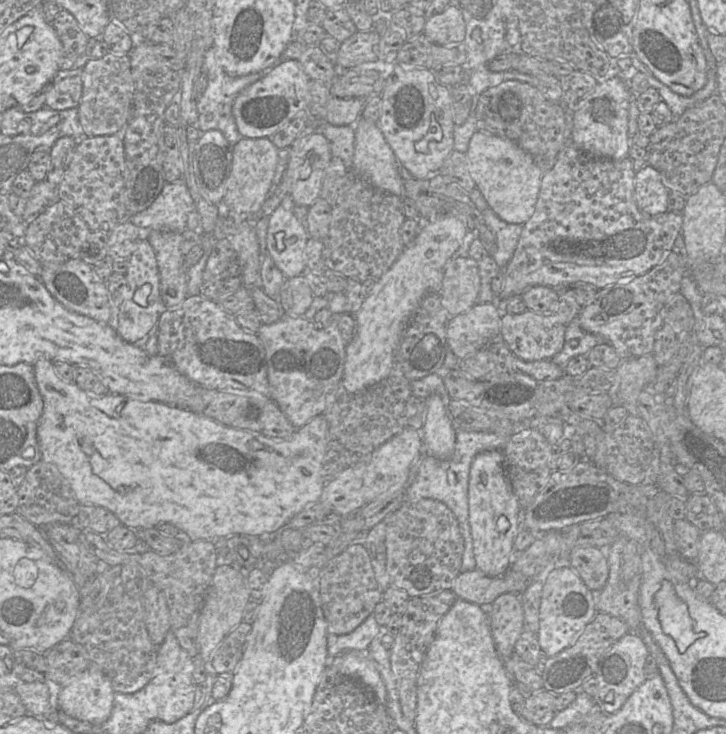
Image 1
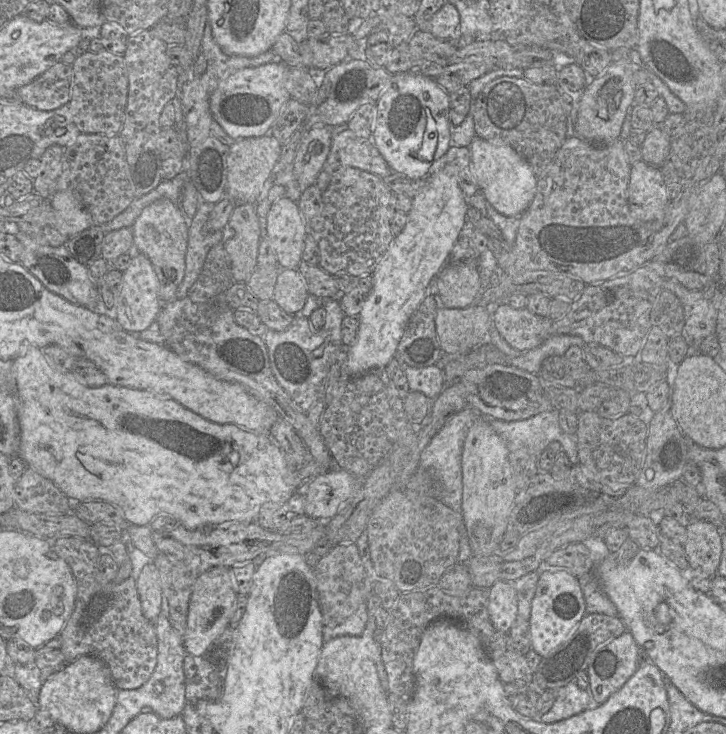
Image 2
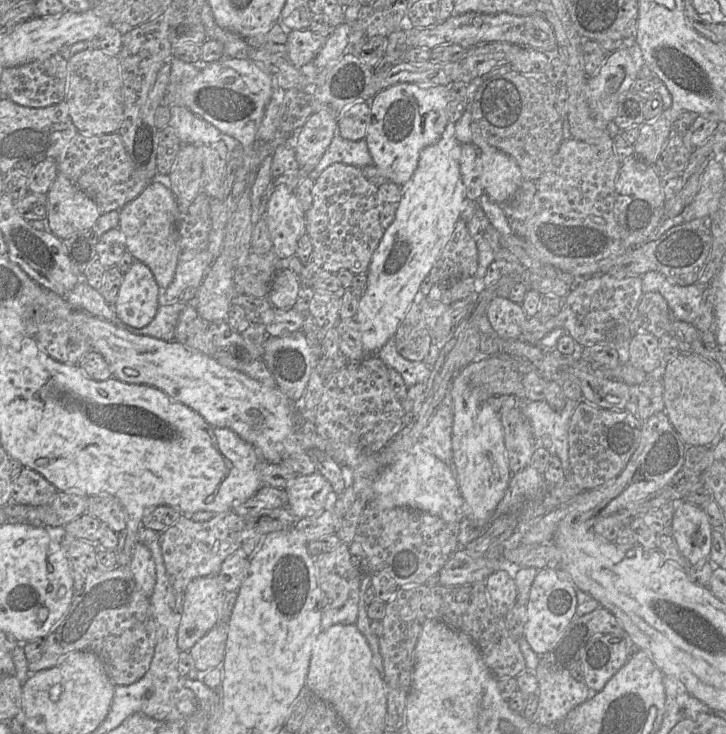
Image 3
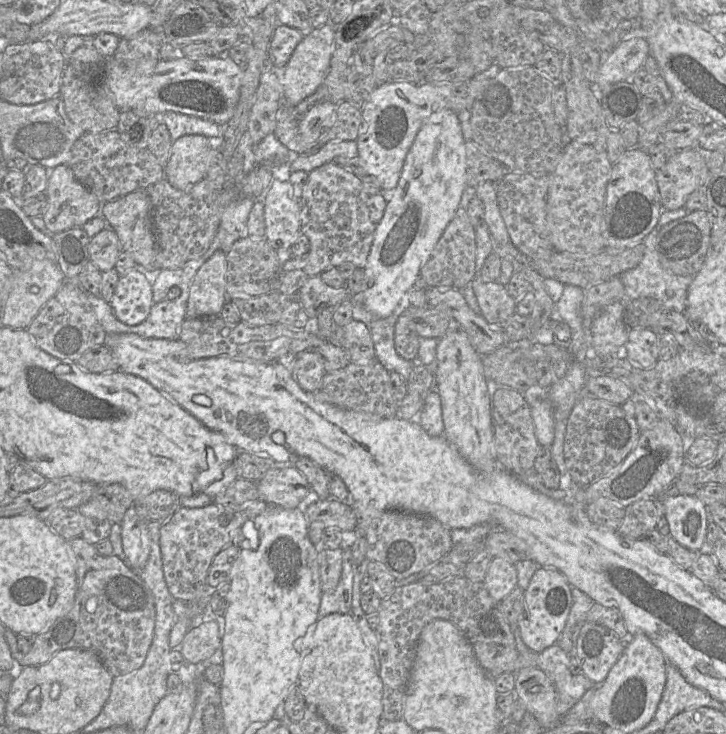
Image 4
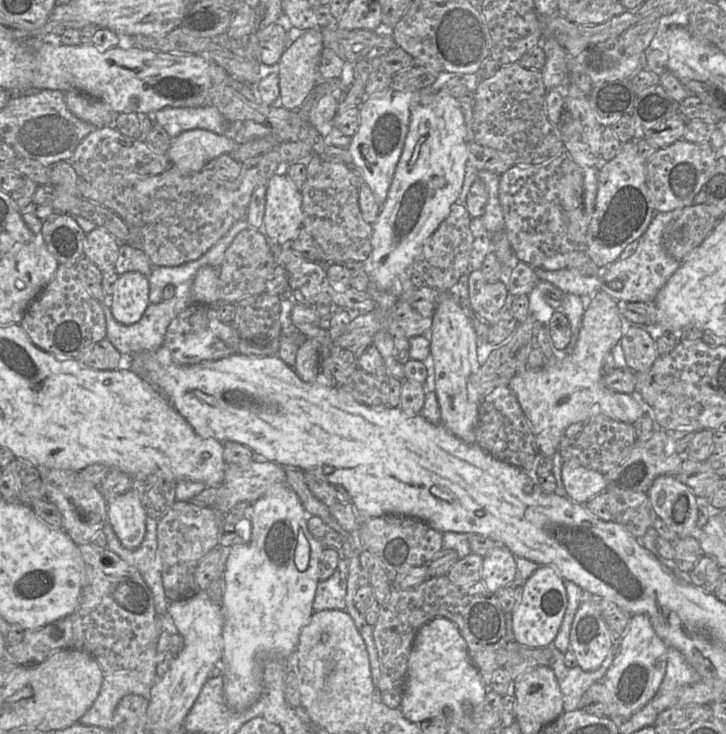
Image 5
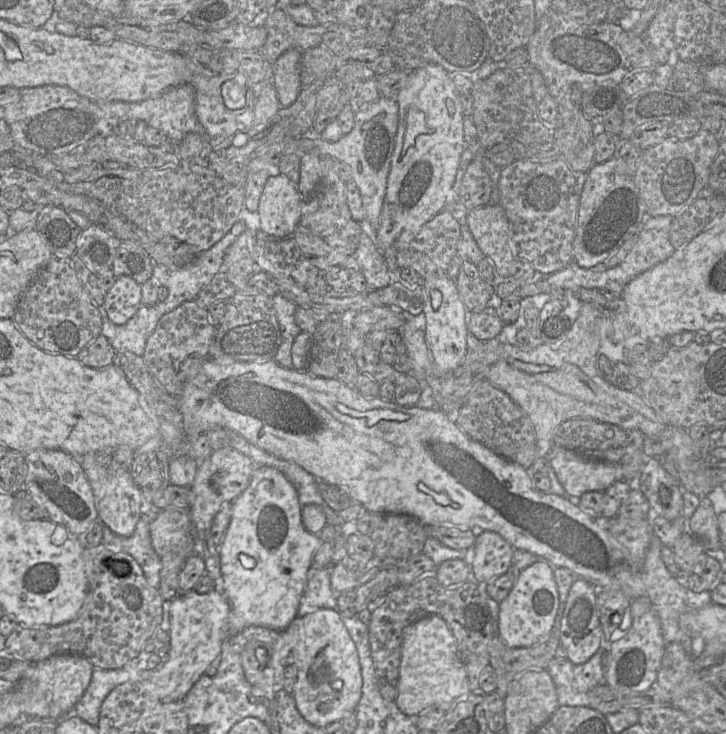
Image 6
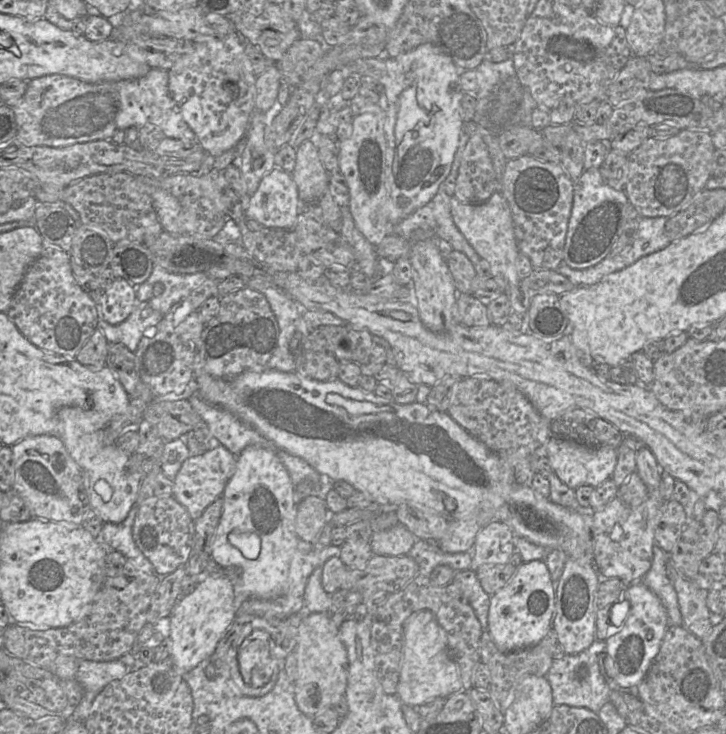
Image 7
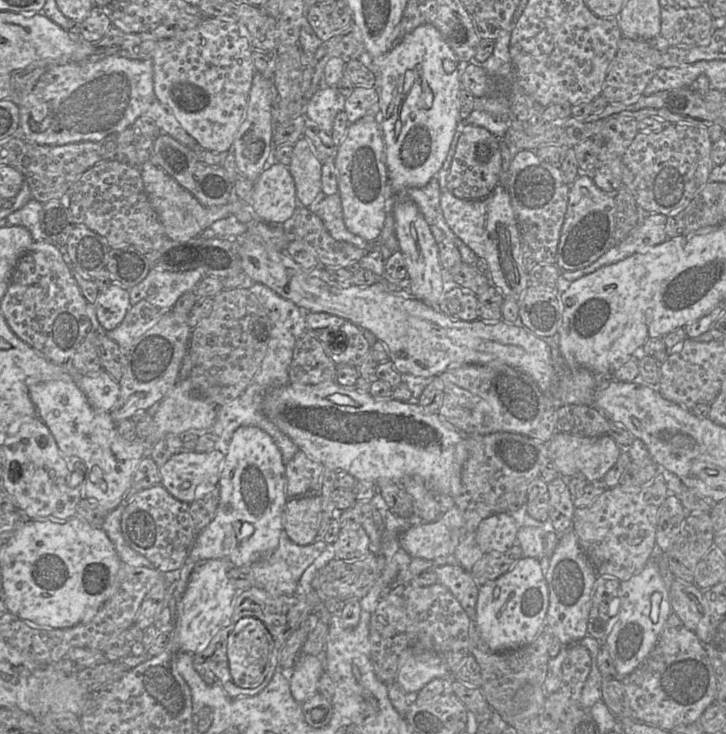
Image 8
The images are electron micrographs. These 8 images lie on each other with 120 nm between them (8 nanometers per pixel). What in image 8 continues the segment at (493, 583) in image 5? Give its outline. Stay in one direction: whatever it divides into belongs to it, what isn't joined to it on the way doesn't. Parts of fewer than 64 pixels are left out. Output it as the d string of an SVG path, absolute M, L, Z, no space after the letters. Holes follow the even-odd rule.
M492 514L476 529L476 542L484 554L505 553L516 544L519 525L520 519L514 514Z

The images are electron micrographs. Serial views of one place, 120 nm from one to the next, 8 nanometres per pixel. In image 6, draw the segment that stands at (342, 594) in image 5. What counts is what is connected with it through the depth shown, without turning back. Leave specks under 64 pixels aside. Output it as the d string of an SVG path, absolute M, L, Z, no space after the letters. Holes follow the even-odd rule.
M331 565L310 575L298 610L299 617L320 608L337 609L337 594L330 581Z

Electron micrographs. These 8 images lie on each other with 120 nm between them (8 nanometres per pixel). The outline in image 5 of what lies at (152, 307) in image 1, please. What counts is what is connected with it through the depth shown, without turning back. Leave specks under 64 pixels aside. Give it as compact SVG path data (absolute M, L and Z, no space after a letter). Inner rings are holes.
M136 271L119 275L111 295L110 306L117 322L123 325L138 322L149 304L148 276Z

